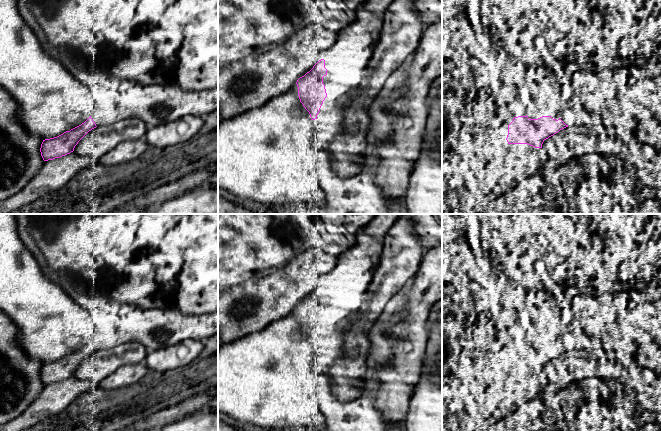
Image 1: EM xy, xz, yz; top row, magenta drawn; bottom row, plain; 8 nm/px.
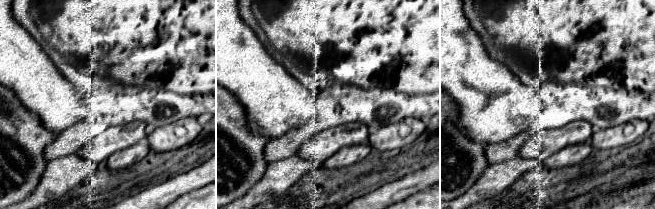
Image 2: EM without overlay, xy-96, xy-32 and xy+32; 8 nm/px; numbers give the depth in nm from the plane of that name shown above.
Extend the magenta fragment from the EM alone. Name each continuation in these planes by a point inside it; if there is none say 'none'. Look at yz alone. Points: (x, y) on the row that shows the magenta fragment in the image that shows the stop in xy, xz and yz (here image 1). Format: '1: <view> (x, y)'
1: yz (567, 117)

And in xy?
1: xy (123, 101)

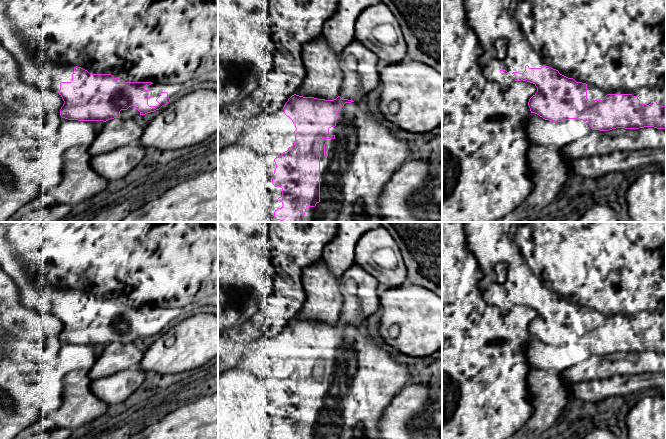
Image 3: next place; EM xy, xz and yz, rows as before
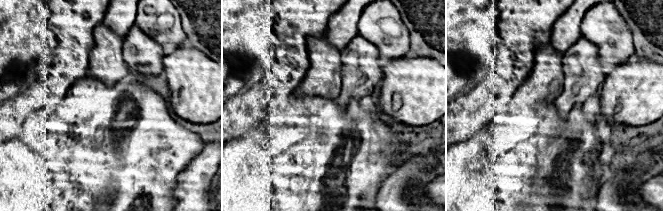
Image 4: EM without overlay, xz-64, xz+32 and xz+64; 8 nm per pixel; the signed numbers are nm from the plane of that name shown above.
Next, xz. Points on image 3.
1: xz (323, 80)

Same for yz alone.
1: yz (539, 131)

